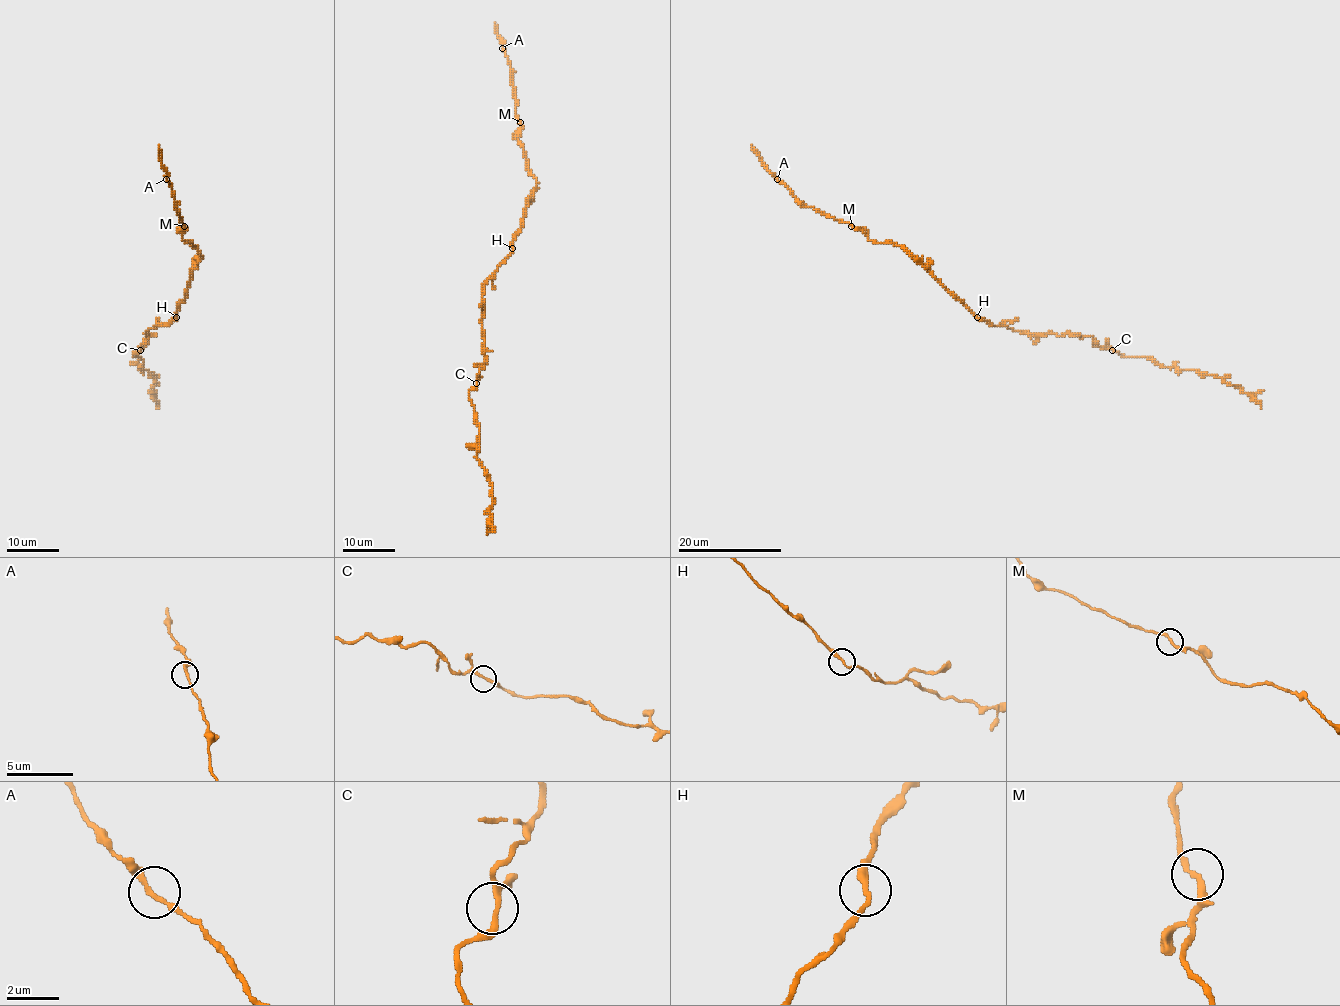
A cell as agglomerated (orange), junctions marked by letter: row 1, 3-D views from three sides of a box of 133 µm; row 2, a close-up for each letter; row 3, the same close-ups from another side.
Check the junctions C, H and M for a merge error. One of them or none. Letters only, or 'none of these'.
none of these

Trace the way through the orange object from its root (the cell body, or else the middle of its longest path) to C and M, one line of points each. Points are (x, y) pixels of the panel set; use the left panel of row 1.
C: (168, 324), (150, 328), (146, 335), (145, 333), (149, 339), (140, 350)
M: (168, 324), (176, 320), (177, 306), (185, 297), (190, 272), (199, 259), (199, 251), (181, 238), (184, 225)

